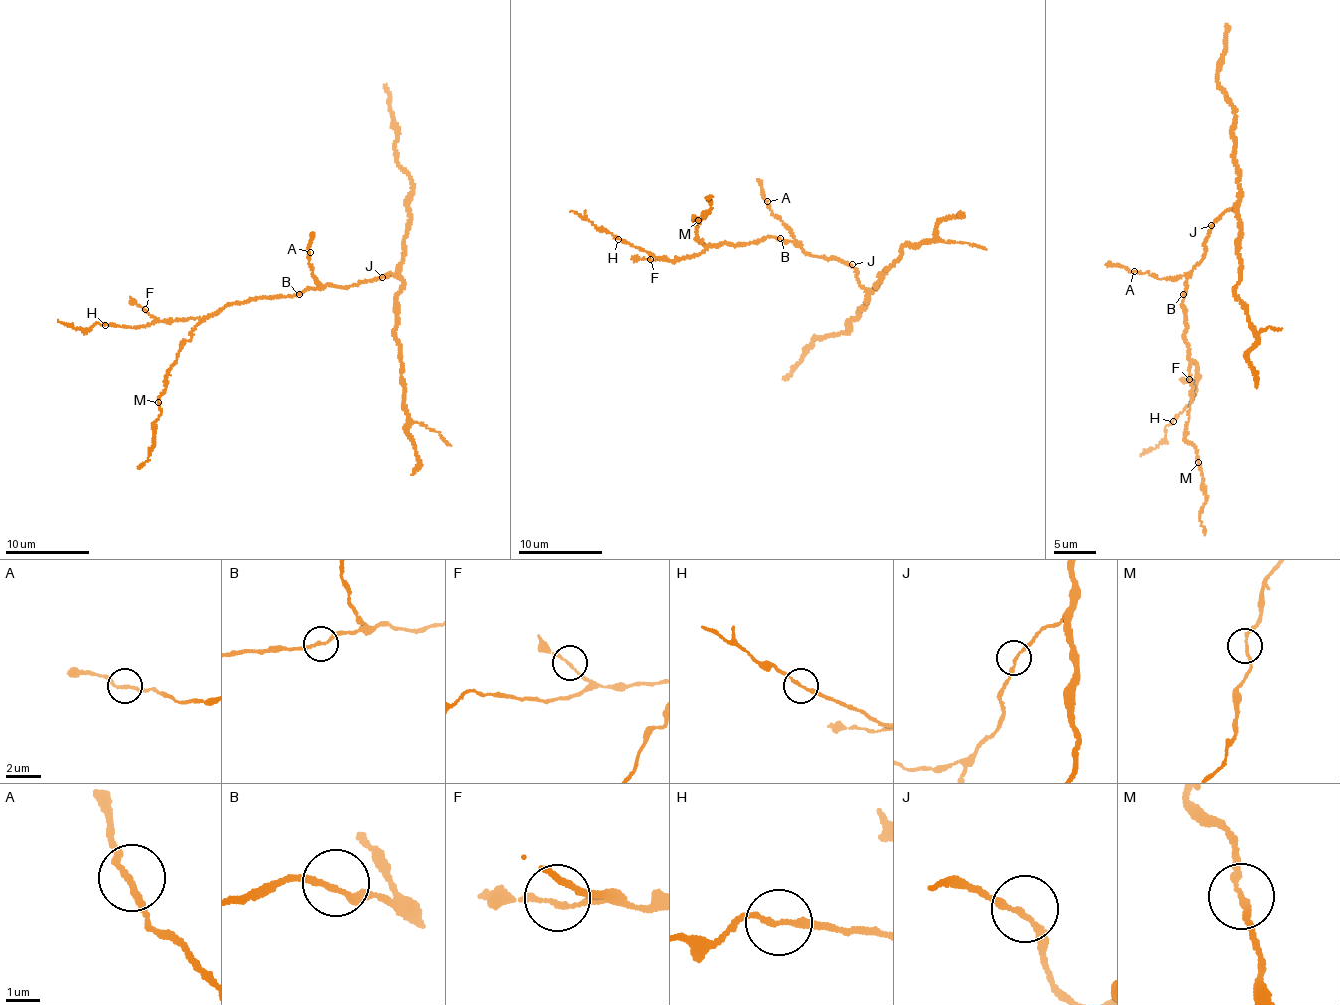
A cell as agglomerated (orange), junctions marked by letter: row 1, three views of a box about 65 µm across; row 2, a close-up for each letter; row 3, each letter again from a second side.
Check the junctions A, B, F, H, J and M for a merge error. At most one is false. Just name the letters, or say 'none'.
none

